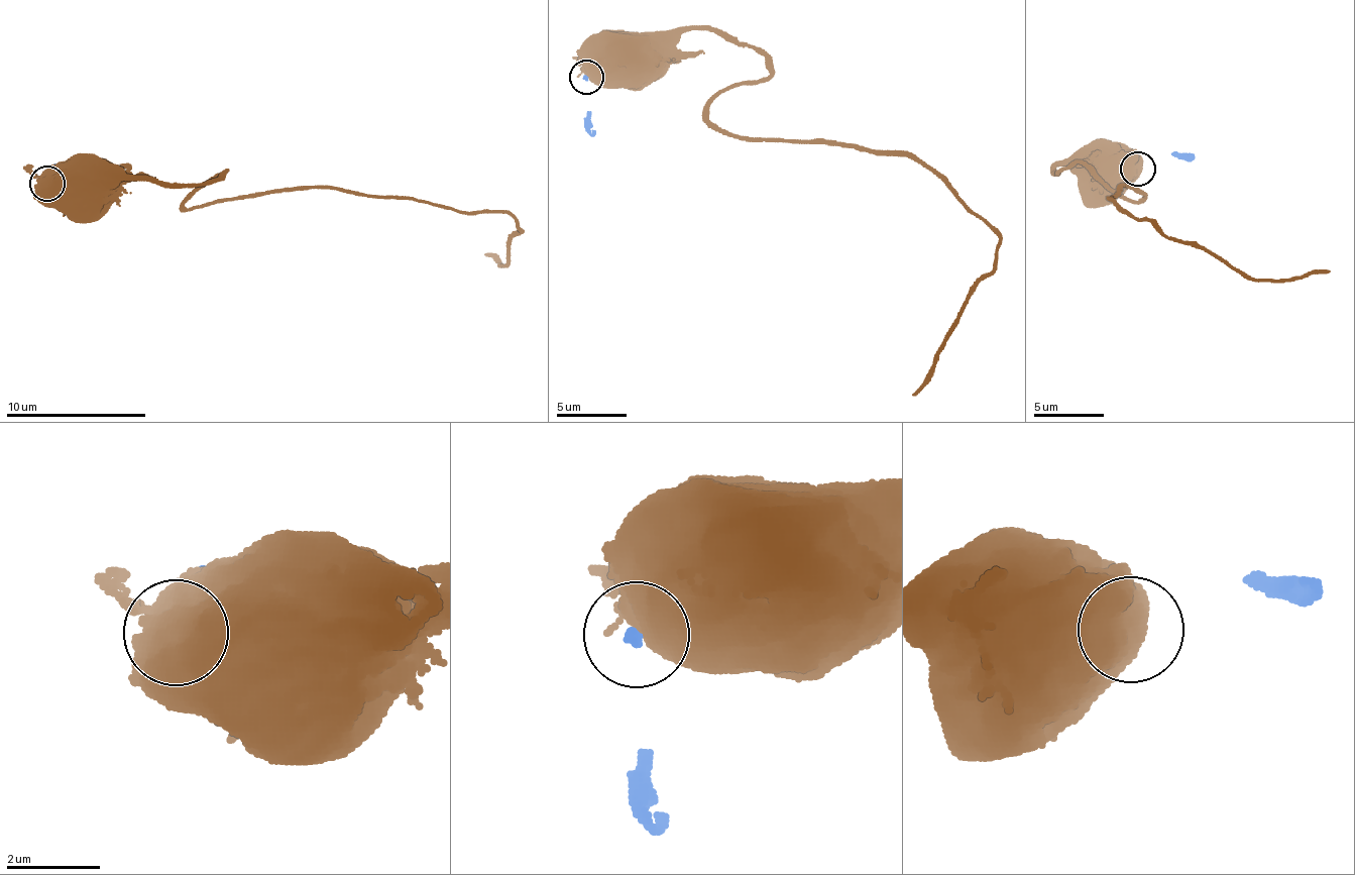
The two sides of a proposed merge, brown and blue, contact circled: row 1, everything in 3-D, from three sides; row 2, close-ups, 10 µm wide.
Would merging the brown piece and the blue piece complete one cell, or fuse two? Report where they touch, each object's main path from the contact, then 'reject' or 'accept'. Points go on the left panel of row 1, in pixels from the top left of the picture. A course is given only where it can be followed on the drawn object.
at (46, 184); brown runs (45, 184), (62, 179), (79, 183); blue runs (45, 184), (55, 165), (61, 165), (67, 171); reject

